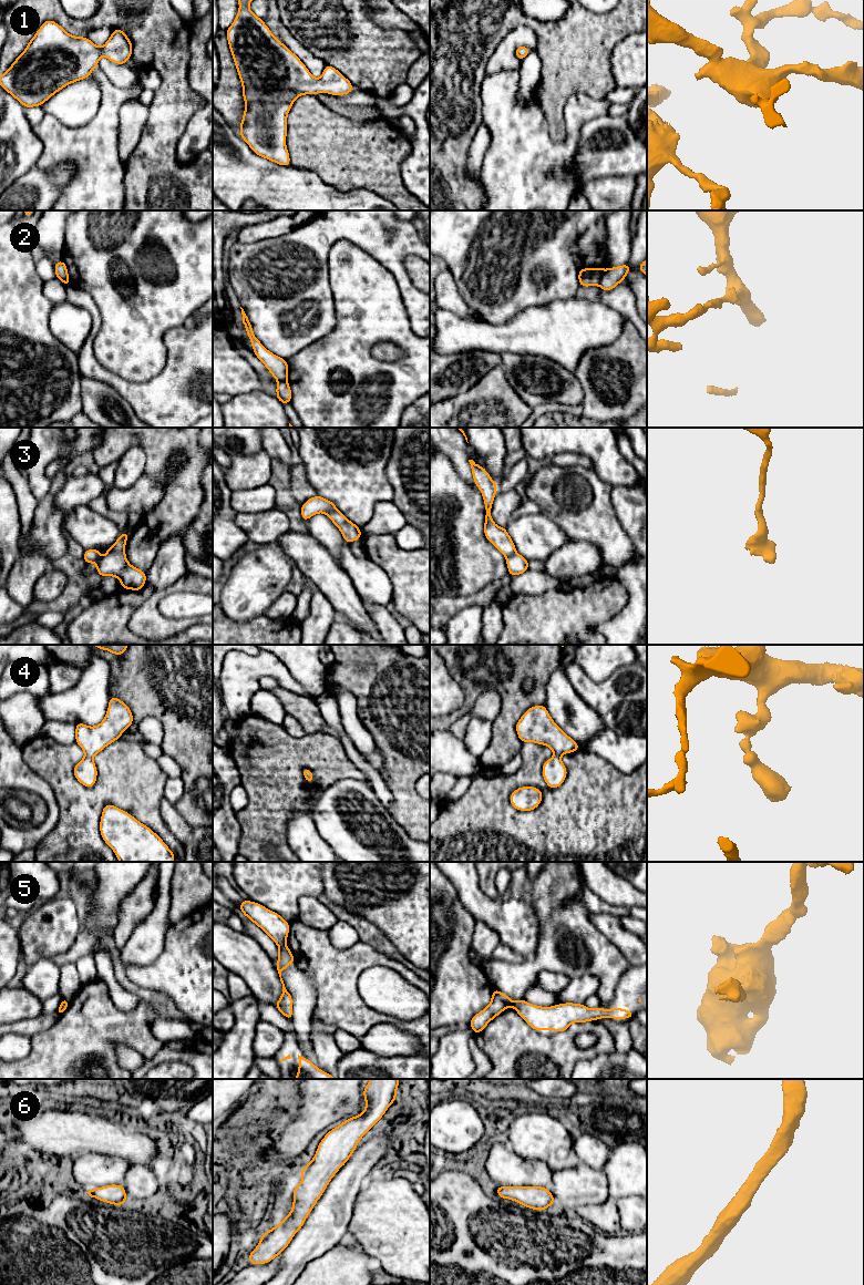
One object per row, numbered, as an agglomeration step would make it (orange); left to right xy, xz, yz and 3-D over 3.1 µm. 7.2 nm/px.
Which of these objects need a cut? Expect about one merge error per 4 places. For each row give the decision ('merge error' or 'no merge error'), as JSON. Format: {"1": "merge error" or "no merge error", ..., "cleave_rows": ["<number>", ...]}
{"1": "no merge error", "2": "merge error", "3": "merge error", "4": "no merge error", "5": "merge error", "6": "no merge error", "cleave_rows": ["2", "3", "5"]}

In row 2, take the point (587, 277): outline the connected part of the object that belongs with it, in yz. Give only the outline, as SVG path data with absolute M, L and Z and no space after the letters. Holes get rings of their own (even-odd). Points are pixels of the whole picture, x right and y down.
M603 267L582 268L578 271L578 281L582 287L599 286L599 279L604 273Z

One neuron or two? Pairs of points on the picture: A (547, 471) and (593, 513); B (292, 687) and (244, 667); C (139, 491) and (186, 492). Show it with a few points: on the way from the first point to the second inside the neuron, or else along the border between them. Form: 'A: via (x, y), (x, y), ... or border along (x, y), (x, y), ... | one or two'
A: via (547, 489), (547, 497), (564, 514), (575, 514) | one
B: via (280, 675), (273, 667), (256, 667) | one
C: border along (144, 474), (163, 487), (163, 497), (147, 513) | two

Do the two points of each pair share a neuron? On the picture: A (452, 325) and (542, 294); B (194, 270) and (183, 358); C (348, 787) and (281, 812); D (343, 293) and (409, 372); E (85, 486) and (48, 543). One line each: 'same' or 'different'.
A: different
B: different
C: different
D: same
E: different

